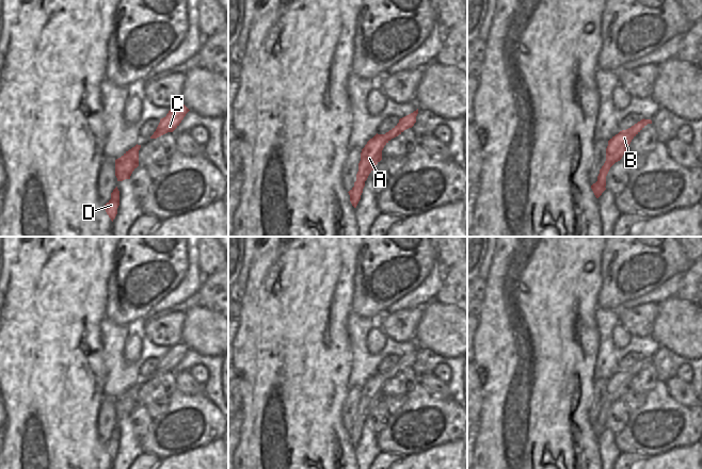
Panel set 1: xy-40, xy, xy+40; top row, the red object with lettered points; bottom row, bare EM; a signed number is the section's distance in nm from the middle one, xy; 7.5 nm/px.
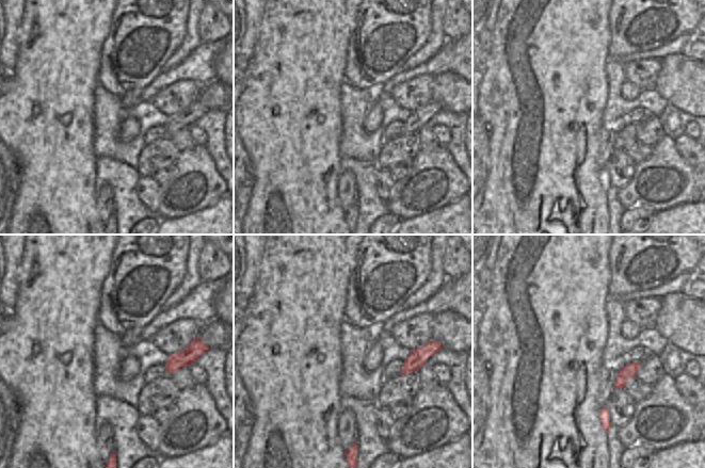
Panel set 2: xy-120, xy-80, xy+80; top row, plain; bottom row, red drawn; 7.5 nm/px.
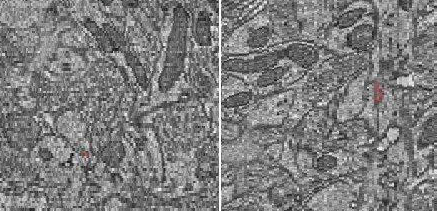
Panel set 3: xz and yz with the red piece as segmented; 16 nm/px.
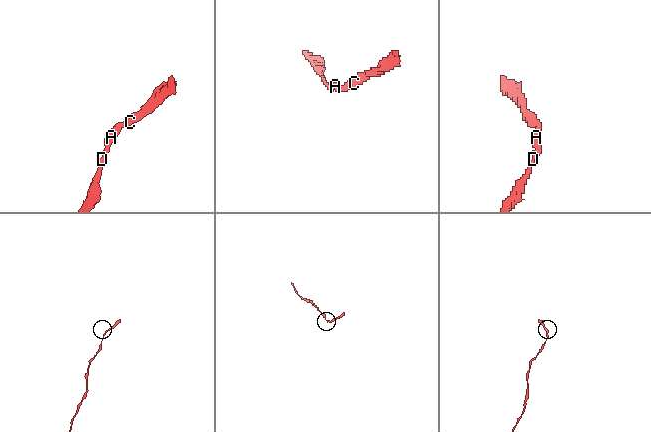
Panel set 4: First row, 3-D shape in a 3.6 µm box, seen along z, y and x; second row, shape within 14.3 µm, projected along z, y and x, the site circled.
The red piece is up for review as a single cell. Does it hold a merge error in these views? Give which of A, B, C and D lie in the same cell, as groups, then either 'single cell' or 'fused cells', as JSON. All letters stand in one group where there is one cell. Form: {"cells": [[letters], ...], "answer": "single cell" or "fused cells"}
{"cells": [["A", "B", "C", "D"]], "answer": "single cell"}

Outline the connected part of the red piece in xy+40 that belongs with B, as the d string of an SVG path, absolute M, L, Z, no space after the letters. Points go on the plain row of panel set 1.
M641 358L631 367L620 370L618 373L612 375L608 379L608 385L606 387L606 400L600 413L597 415L597 420L591 424L591 427L596 437L599 437L602 432L606 428L606 415L610 406L618 400L620 400L628 388L632 378L648 363L652 362L651 358Z

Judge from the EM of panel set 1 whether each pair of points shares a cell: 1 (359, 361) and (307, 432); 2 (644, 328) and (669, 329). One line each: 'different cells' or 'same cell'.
1: different cells
2: different cells

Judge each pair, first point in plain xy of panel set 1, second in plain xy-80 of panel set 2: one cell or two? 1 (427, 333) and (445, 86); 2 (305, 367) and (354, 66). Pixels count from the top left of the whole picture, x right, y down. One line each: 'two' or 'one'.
1: one
2: two

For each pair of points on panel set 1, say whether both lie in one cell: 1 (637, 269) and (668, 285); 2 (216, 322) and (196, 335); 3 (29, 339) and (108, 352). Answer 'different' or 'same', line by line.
1: different
2: same
3: different

